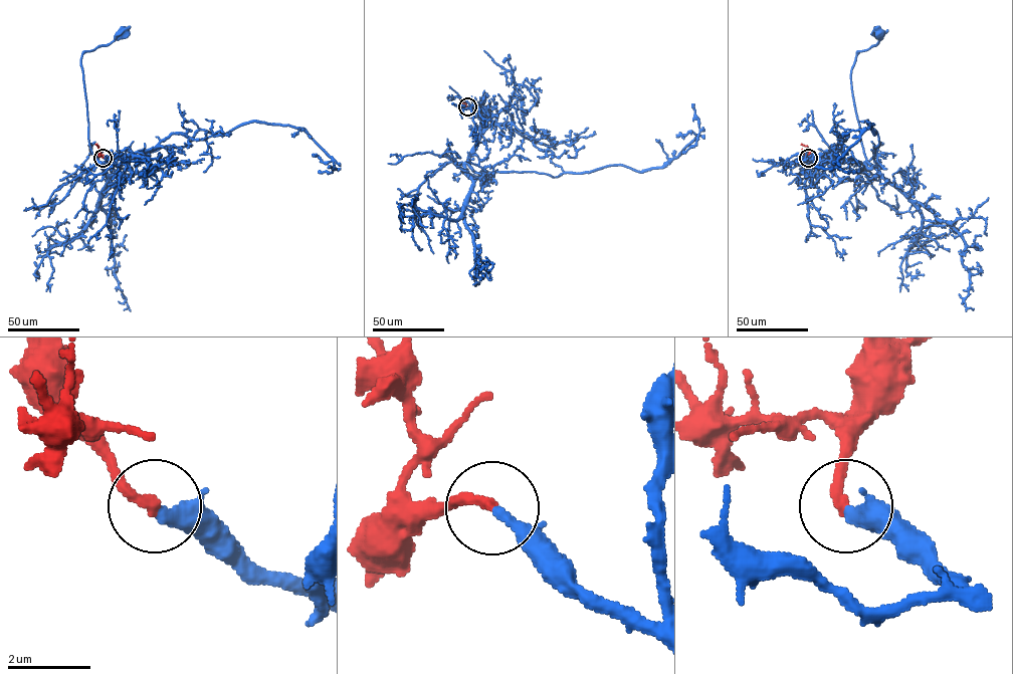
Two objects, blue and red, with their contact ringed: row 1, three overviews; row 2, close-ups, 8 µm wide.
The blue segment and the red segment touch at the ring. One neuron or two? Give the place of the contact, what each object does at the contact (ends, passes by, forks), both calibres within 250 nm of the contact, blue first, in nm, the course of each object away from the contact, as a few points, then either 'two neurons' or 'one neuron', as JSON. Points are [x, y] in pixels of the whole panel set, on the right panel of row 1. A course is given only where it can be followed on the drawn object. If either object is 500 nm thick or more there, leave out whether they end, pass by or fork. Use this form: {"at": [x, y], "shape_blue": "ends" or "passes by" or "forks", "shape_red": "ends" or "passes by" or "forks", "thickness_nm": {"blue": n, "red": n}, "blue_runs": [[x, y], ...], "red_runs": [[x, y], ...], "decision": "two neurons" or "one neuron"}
{"at": [808, 158], "shape_blue": "ends", "shape_red": "ends", "thickness_nm": {"blue": 320, "red": 280}, "blue_runs": [[808, 158], [817, 164], [866, 161], [851, 69], [856, 54], [874, 46], [877, 34], [880, 33]], "red_runs": [[808, 158], [808, 148], [801, 144]], "decision": "two neurons"}

